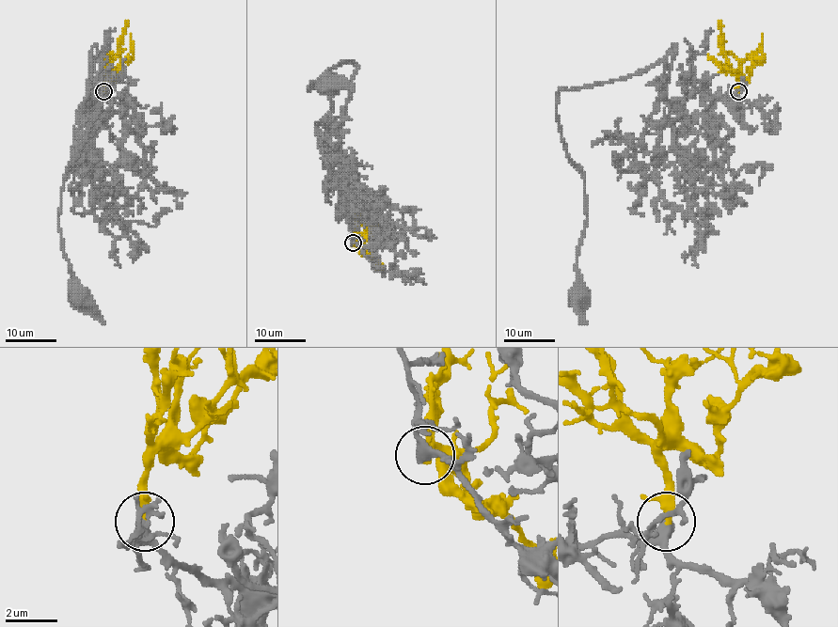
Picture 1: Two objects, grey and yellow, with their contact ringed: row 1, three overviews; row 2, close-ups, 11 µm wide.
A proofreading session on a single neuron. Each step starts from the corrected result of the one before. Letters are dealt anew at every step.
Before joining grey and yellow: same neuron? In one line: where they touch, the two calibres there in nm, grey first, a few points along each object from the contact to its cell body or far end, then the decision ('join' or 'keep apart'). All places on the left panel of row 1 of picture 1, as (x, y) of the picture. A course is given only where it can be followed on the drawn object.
place (103, 91); calibres 360 and 280 nm; course grey (102, 90), (100, 82), (80, 124), (95, 46), (91, 76), (106, 89), (66, 174), (57, 225), (81, 296); course yellow (102, 90), (104, 79), (119, 65), (119, 38), (127, 26), (124, 22); join

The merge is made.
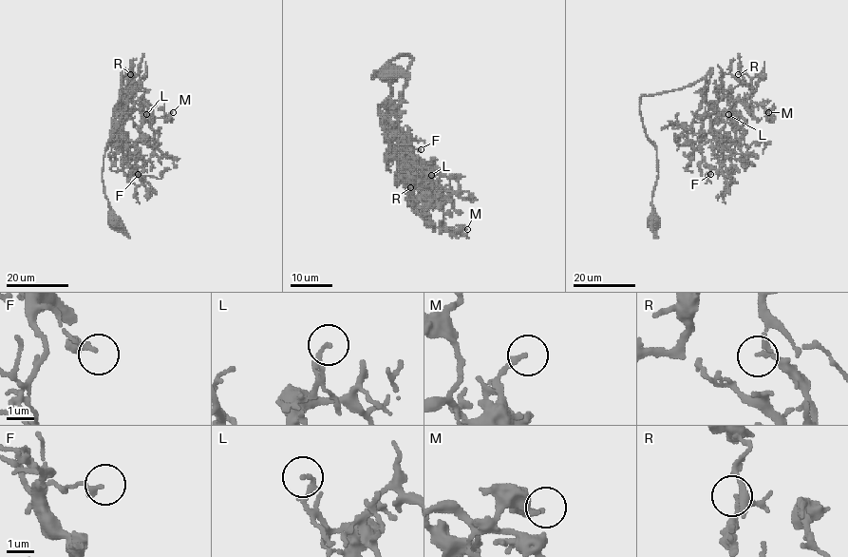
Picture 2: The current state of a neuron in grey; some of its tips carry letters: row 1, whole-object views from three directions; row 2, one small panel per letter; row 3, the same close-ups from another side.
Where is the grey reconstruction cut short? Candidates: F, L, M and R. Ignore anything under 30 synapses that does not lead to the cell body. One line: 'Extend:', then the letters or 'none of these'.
Extend: none of these

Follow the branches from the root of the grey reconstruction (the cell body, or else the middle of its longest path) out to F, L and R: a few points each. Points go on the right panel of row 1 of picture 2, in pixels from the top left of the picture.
F: (653, 221), (657, 151), (640, 99), (689, 86), (710, 68), (696, 113), (710, 116), (701, 141), (710, 174)
L: (653, 221), (657, 151), (640, 97), (689, 86), (710, 68), (696, 116), (716, 112), (733, 125), (728, 114)
R: (653, 221), (657, 151), (640, 97), (710, 68), (698, 116), (725, 90), (750, 96), (738, 74)

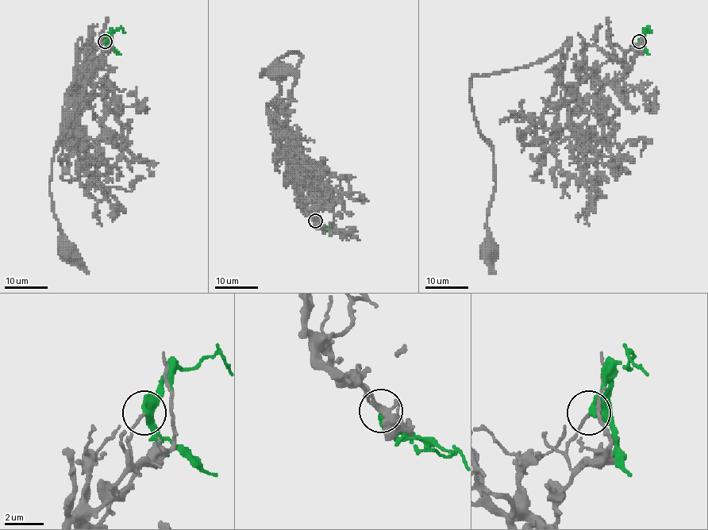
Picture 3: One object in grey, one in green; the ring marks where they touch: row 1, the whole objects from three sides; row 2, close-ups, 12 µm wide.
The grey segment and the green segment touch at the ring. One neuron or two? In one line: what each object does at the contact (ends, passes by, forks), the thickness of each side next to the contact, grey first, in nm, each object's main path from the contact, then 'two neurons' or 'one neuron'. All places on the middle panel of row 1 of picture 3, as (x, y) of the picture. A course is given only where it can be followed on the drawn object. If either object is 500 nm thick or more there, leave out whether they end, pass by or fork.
grey ends; green passes by; calibres 130 and 360 nm; course grey (315, 220), (297, 205), (296, 167), (276, 129), (293, 151), (287, 108), (298, 52), (259, 75), (278, 70); course green (315, 220), (323, 228), (335, 234); two neurons

